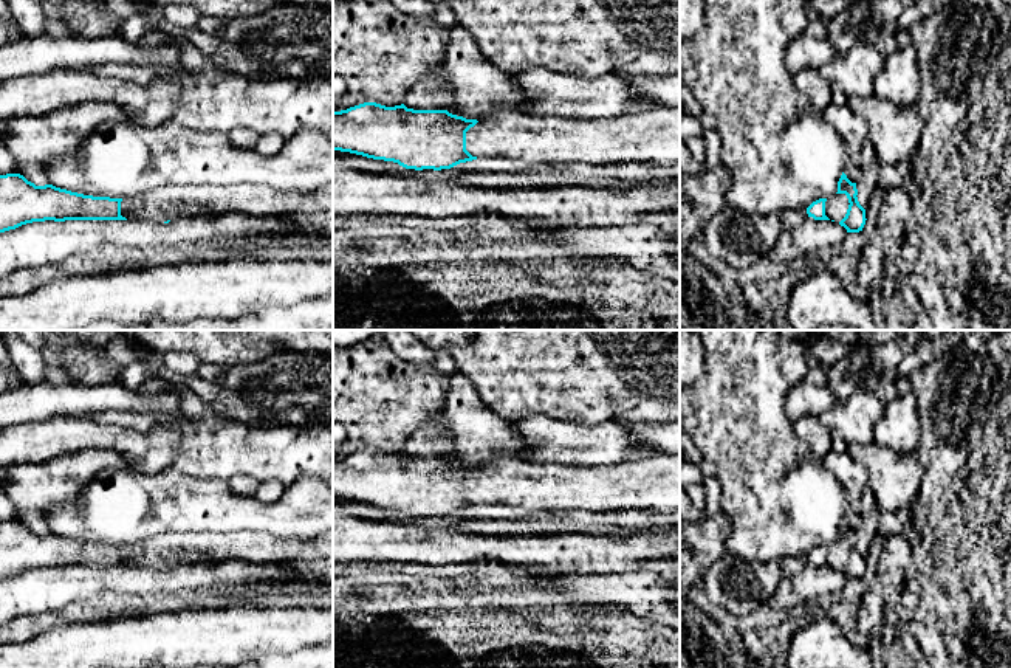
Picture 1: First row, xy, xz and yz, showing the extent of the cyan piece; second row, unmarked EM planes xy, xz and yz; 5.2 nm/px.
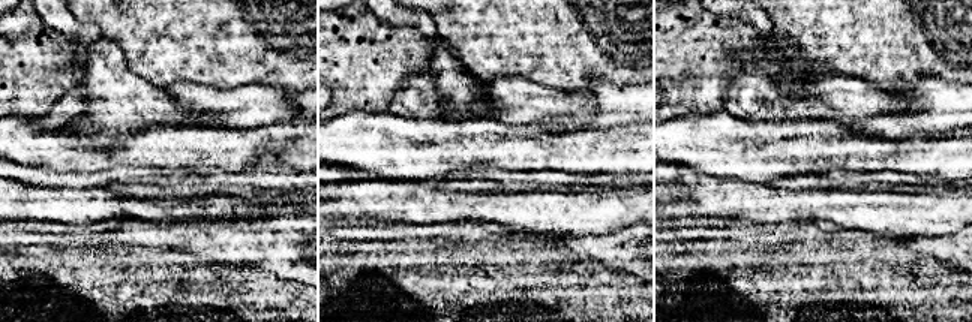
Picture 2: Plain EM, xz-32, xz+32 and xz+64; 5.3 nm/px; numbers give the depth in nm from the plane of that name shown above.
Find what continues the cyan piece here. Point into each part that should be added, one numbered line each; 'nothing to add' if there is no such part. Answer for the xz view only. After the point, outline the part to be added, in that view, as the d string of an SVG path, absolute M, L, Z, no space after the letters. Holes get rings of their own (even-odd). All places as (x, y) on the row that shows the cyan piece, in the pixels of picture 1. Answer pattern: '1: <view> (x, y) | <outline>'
1: xz (652, 137) | M655 108L616 118L488 115L466 132L472 157L508 157L528 163L680 164L680 108Z

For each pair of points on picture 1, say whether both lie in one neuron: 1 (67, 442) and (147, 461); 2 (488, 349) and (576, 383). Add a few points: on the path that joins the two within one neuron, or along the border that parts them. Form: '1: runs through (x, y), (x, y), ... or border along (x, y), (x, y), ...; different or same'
1: runs through (87, 437), (115, 437), (127, 442); same
2: runs through (510, 349), (541, 349), (555, 361); same

